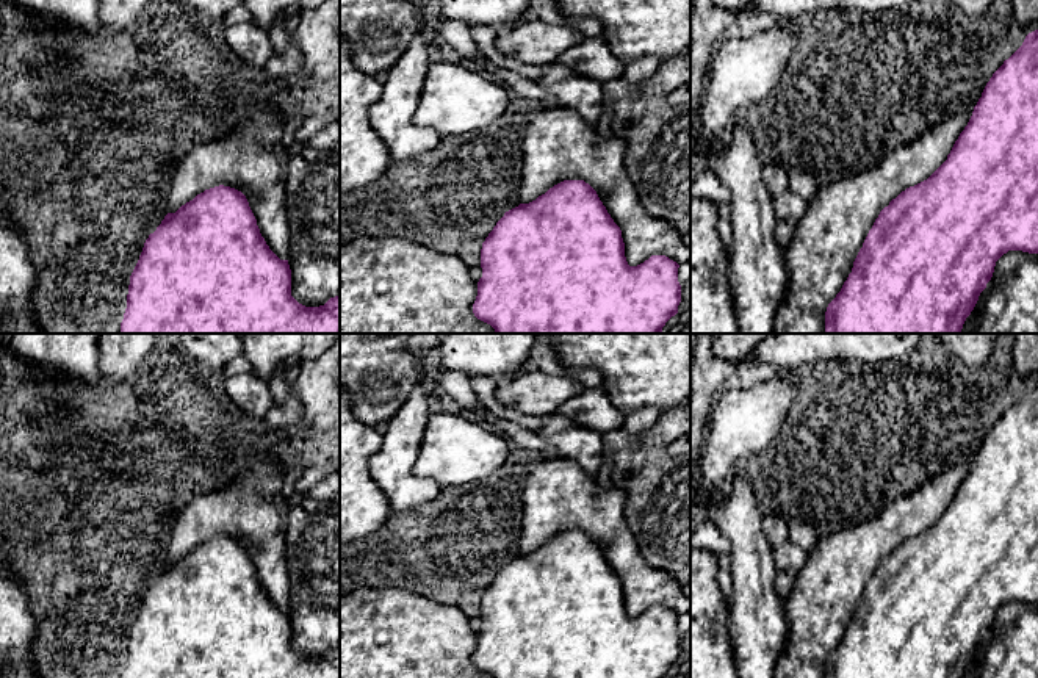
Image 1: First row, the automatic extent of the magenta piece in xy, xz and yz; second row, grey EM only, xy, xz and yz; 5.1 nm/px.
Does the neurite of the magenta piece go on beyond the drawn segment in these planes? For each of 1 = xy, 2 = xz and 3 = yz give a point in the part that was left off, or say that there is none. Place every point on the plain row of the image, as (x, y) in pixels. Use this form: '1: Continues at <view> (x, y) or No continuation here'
1: No continuation here
2: No continuation here
3: No continuation here

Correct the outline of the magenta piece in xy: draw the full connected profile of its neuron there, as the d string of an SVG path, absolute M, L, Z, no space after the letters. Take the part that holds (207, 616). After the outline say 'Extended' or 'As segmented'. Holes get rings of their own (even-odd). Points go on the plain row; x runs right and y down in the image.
M219 536L168 564L149 586L130 626L121 678L340 678L340 647L319 658L299 655L291 647L288 611L280 611L266 595L246 546Z. As segmented

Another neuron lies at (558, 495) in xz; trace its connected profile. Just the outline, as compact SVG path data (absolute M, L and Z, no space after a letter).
M542 457L523 482L520 553L529 554L564 531L584 531L622 581L625 608L637 617L651 606L690 612L678 578L650 567L625 518L626 492L603 489L567 457Z

